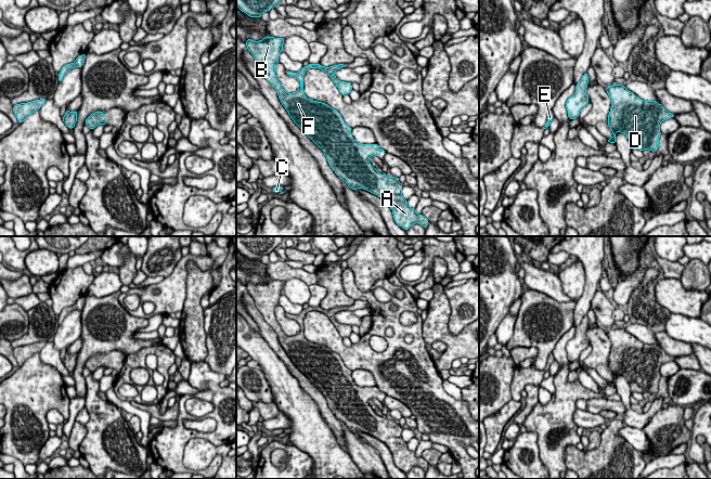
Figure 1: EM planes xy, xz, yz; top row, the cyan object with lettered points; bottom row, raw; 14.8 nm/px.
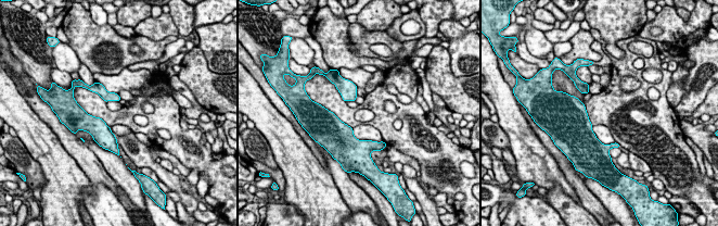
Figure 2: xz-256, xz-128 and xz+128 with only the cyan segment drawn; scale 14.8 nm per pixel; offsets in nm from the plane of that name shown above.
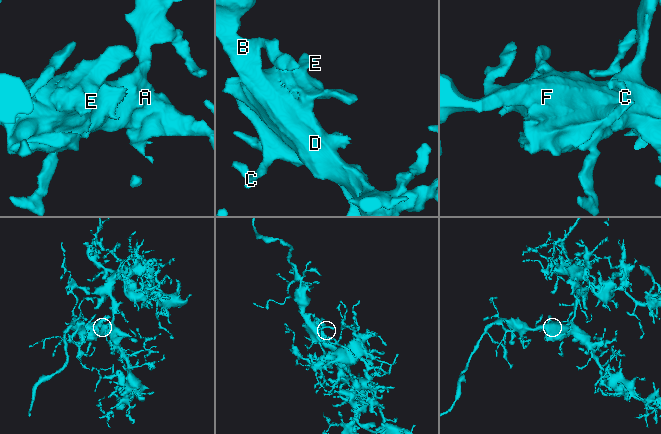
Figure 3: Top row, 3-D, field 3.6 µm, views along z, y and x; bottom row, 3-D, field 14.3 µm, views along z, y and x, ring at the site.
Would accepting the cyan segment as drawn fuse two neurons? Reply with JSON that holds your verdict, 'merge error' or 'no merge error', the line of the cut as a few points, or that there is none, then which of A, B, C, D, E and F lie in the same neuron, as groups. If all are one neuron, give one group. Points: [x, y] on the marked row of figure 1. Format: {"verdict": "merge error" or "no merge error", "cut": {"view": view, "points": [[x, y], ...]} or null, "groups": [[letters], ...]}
{"verdict": "no merge error", "cut": null, "groups": [["A", "B", "C", "D", "E", "F"]]}

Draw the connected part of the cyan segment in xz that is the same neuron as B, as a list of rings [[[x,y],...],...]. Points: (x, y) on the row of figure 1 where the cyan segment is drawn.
[[[264,37],[259,41],[247,39],[246,46],[264,78],[276,90],[280,102],[294,122],[323,151],[331,168],[350,189],[363,189],[383,198],[392,210],[396,223],[403,230],[409,230],[415,223],[426,229],[428,219],[411,208],[402,196],[403,184],[395,177],[379,173],[369,161],[371,156],[380,156],[385,151],[376,143],[359,144],[352,137],[352,128],[344,121],[338,111],[326,103],[308,99],[305,94],[303,76],[310,68],[325,72],[342,96],[349,94],[352,90],[351,82],[340,81],[335,76],[335,72],[346,67],[346,64],[329,67],[308,64],[298,73],[286,70],[288,76],[300,82],[298,91],[287,93],[274,69],[280,63],[279,56],[283,51],[284,40],[274,37]]]

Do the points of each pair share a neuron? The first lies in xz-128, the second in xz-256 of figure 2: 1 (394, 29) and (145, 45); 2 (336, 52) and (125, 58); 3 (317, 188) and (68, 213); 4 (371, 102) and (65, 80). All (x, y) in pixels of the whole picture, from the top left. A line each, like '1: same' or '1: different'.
1: different
2: same
3: same
4: different

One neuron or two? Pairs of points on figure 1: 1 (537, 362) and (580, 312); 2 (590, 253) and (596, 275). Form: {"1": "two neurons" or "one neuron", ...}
{"1": "two neurons", "2": "one neuron"}

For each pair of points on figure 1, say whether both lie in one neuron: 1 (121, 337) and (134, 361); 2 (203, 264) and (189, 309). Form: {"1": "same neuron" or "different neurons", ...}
{"1": "different neurons", "2": "different neurons"}

